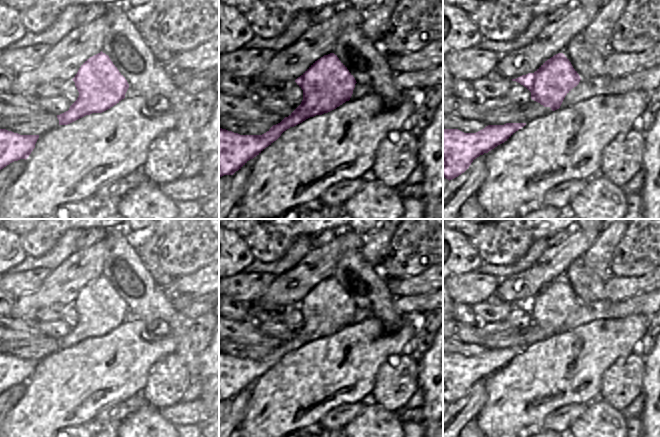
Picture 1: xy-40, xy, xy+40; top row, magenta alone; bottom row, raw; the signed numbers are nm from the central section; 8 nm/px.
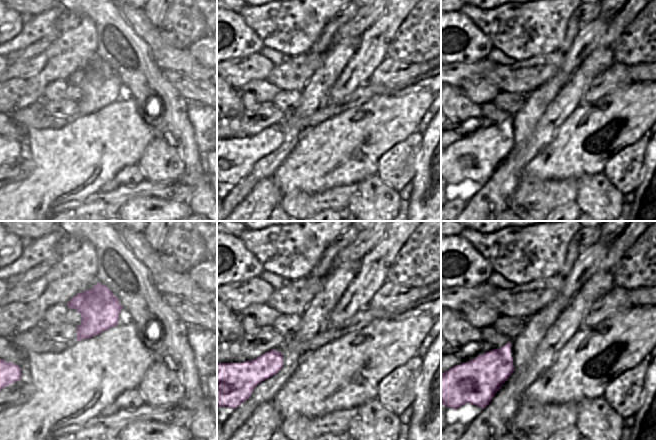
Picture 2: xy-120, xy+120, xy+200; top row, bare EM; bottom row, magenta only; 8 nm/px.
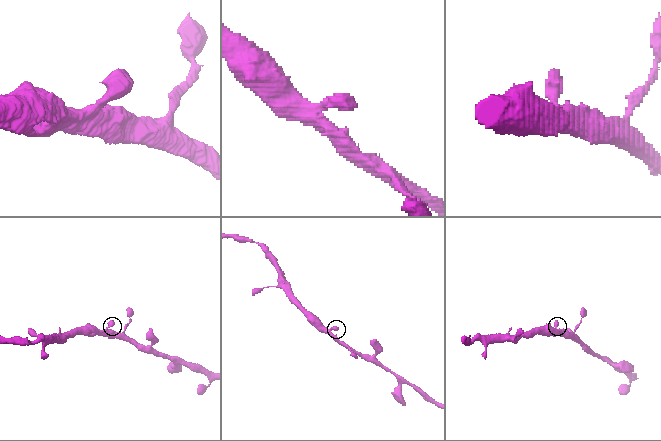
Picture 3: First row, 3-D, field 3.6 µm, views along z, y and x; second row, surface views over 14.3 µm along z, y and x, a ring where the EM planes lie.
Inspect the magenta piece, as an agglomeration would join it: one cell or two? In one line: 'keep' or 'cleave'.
keep

